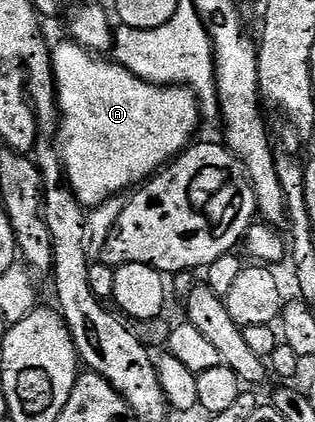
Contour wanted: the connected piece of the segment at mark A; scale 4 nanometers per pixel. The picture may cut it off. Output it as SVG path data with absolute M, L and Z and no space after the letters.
M64 39L51 49L55 99L59 102L57 148L66 184L85 207L105 203L109 198L126 194L132 187L146 182L192 144L194 137L191 136L201 122L199 98L186 85L154 85L151 81L134 77L114 60L103 60L107 59L83 49L70 39Z

